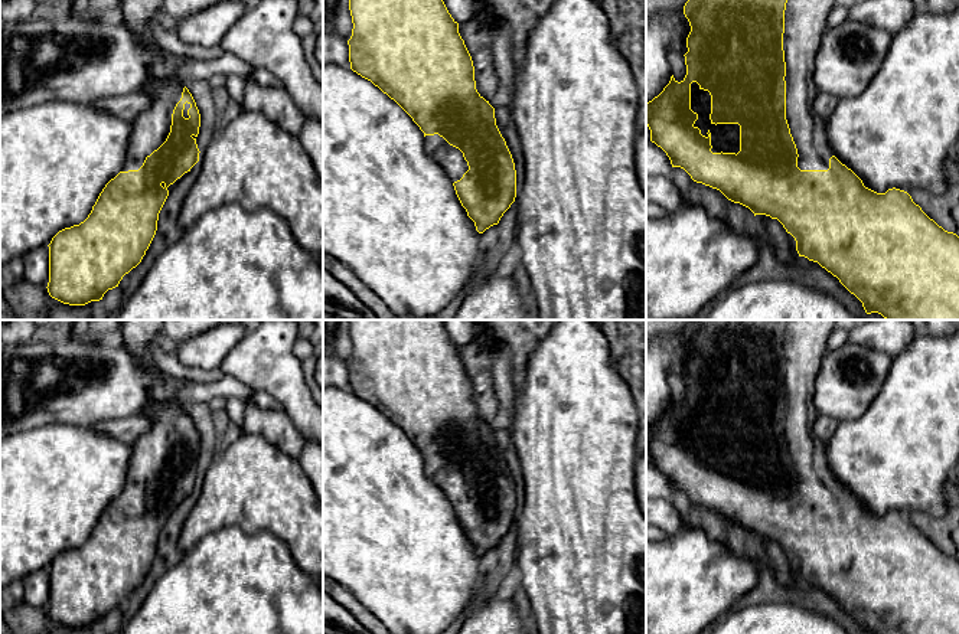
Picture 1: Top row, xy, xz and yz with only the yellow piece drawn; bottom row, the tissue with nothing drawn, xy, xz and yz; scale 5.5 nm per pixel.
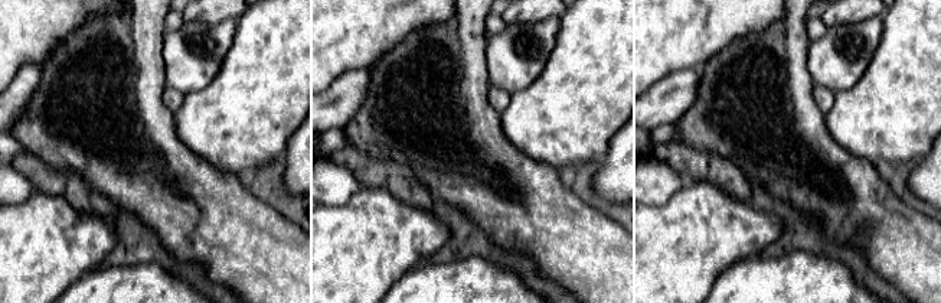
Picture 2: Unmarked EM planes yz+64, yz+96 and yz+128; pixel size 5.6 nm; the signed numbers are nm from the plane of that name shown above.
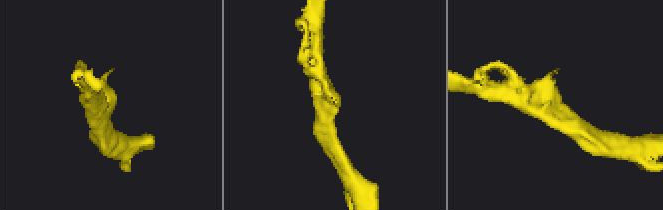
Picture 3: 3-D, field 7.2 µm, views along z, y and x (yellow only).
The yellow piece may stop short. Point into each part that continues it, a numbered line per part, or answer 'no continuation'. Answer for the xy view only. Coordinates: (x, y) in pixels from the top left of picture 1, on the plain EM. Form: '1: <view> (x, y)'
1: xy (150, 451)

